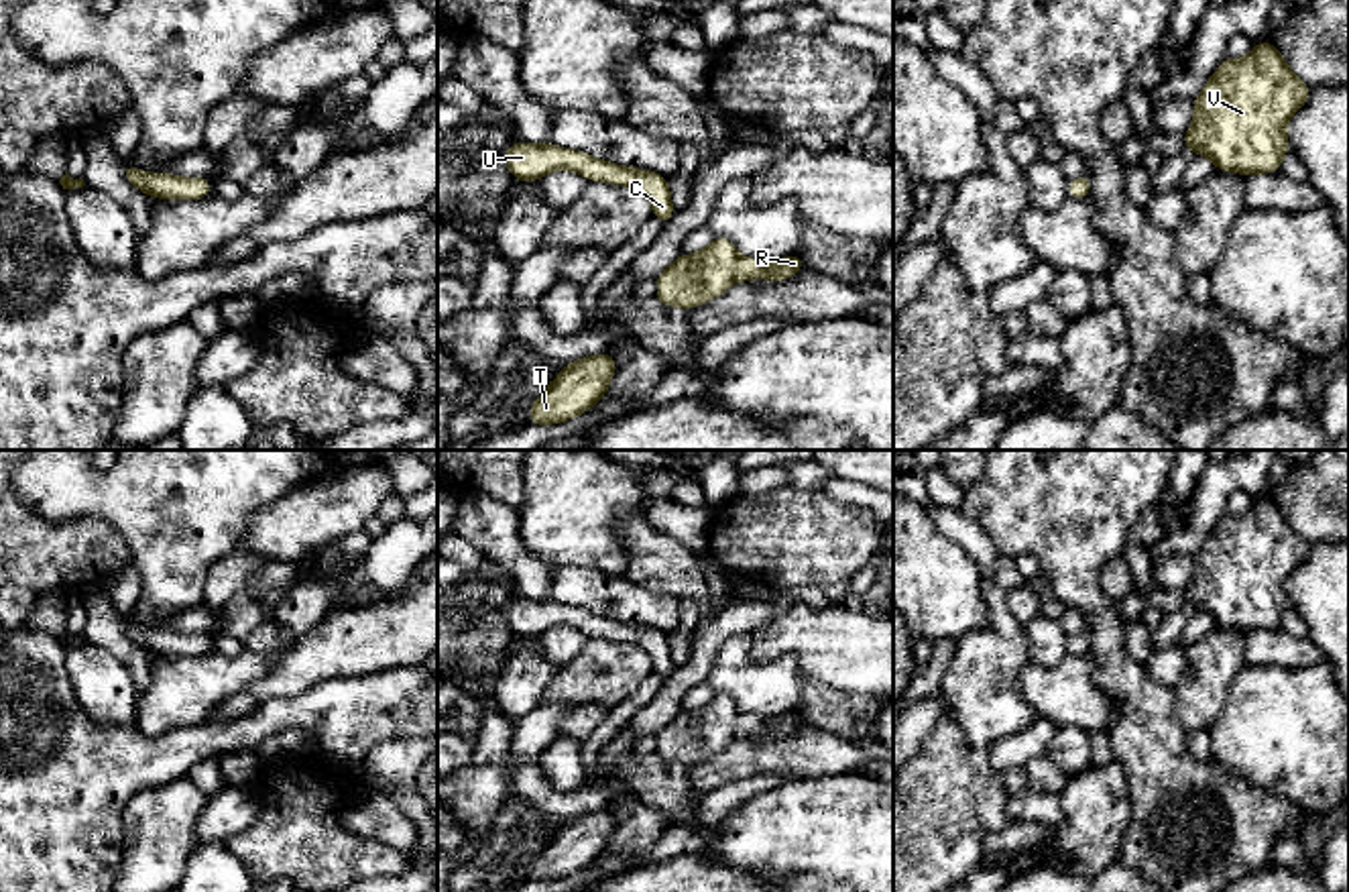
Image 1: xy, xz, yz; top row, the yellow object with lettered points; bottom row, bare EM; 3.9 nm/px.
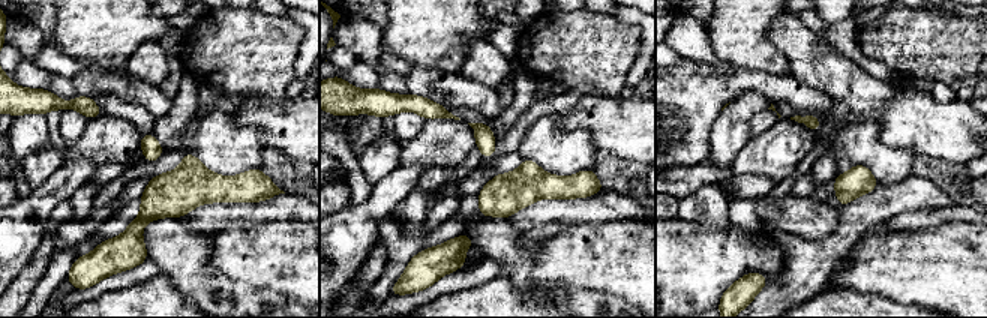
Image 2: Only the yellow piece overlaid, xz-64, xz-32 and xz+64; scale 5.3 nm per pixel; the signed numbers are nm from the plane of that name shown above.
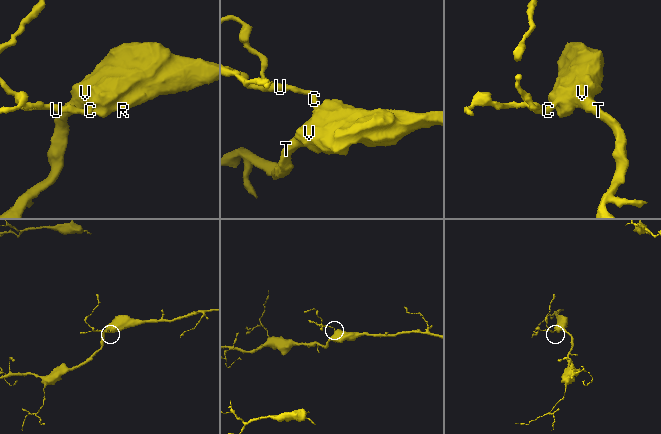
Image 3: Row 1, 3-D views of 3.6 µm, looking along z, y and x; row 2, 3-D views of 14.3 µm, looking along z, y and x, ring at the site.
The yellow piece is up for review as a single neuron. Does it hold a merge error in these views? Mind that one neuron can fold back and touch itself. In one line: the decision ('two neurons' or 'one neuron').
one neuron

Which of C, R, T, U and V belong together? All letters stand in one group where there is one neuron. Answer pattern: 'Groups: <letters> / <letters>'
Groups: C R T U V

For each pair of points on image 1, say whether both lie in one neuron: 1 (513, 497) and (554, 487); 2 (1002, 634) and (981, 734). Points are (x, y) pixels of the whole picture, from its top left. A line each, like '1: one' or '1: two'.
1: two
2: one

